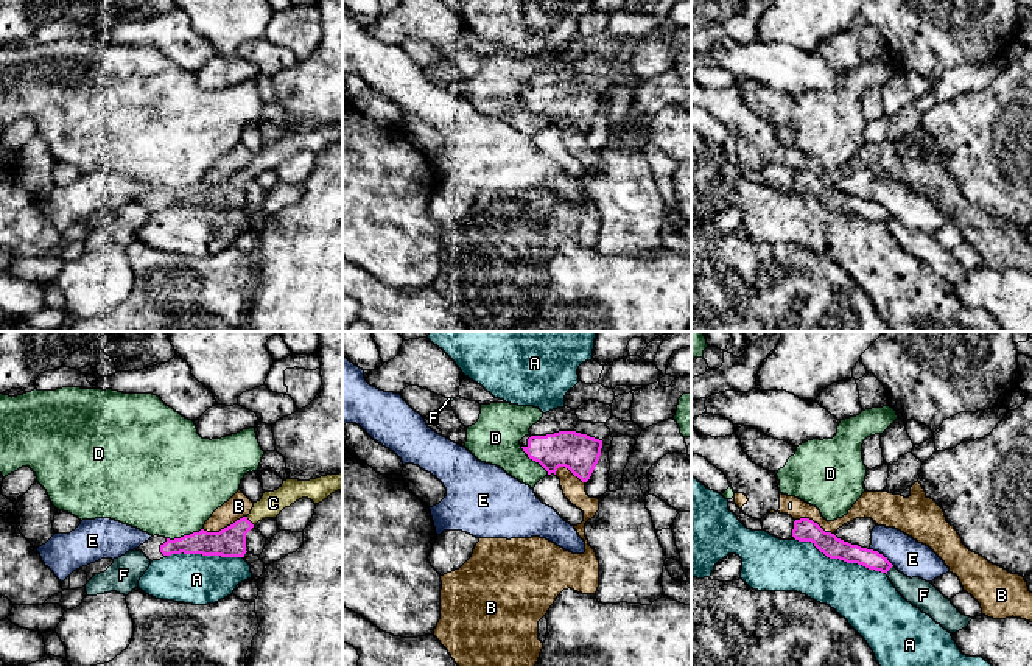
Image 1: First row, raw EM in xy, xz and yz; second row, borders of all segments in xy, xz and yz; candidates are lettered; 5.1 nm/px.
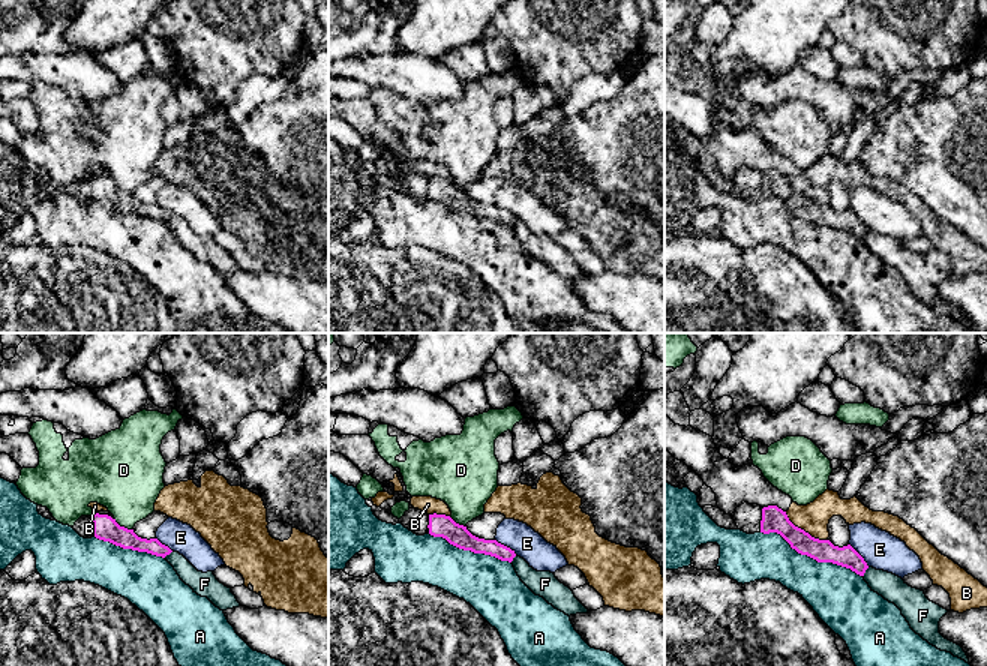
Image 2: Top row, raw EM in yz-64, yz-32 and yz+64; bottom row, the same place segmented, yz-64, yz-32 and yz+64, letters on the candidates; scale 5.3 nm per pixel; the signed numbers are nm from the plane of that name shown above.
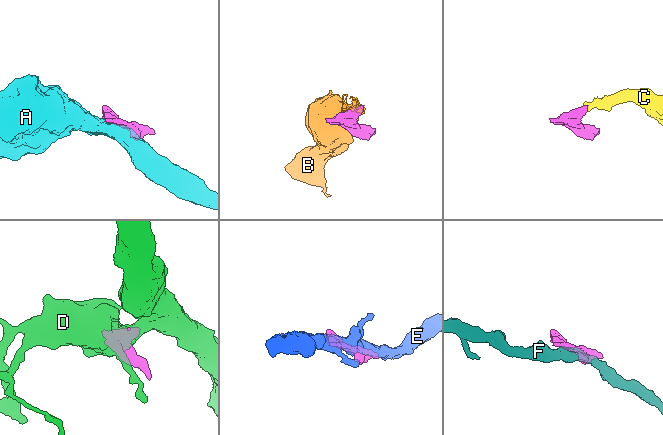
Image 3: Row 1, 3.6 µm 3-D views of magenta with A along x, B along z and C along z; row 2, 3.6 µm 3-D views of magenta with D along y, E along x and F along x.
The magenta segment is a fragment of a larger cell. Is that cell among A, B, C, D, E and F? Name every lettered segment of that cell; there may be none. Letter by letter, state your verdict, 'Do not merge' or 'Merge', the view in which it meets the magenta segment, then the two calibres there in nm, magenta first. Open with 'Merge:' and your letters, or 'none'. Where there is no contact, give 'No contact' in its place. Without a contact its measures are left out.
Merge: C
A: Do not merge. Touches magenta in yz. Thickness 120 nm (magenta) against 300 nm
B: Do not merge. Touches magenta in xy. Thickness 160 nm (magenta) against 120 nm
C: Merge. Touches magenta in xy. Thickness 160 nm (magenta) against 120 nm
D: Do not merge. Touches magenta in xy. Thickness 160 nm (magenta) against 480 nm
E: Do not merge. Touches magenta in yz. Thickness 110 nm (magenta) against 180 nm
F: Do not merge. Touches magenta in yz. Thickness 100 nm (magenta) against 150 nm

